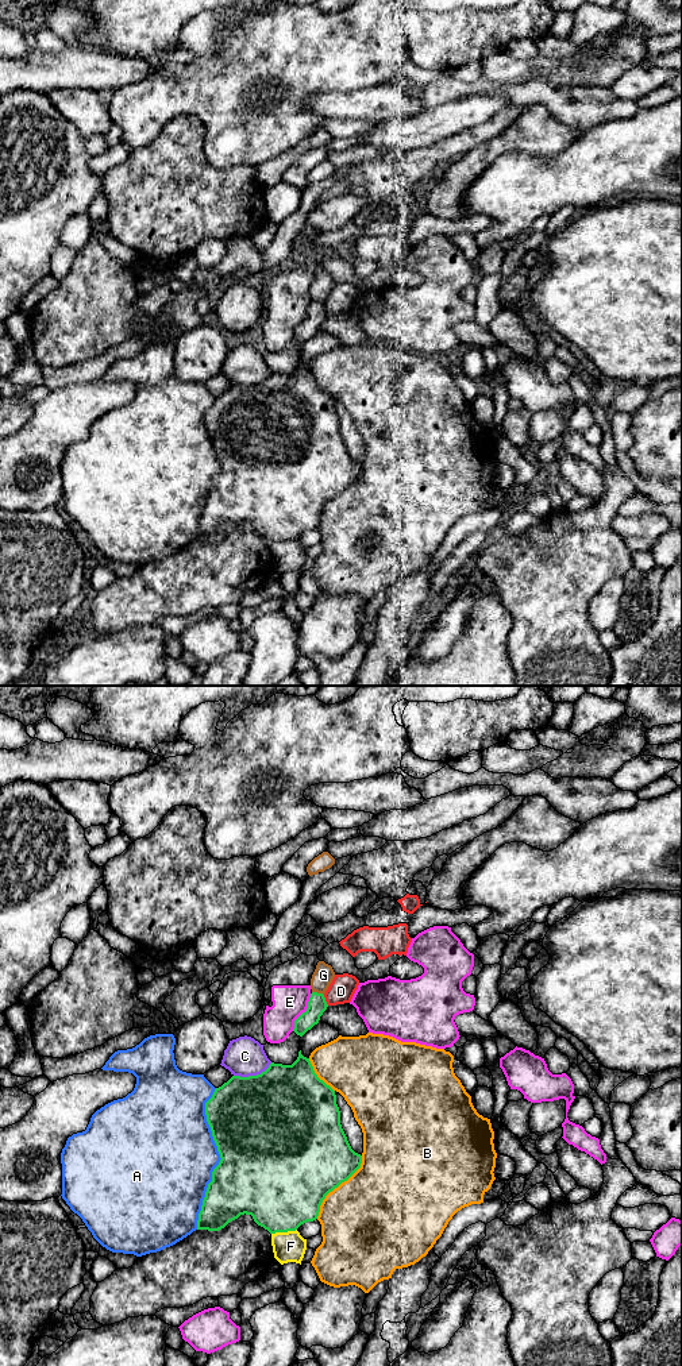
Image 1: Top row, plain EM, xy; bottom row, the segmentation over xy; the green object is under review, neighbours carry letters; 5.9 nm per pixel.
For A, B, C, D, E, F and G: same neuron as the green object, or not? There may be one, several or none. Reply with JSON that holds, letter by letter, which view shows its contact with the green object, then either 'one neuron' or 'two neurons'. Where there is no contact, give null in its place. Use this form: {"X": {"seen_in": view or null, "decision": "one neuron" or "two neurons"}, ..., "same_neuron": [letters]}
{"A": {"seen_in": "xy", "decision": "two neurons"}, "B": {"seen_in": "xy", "decision": "two neurons"}, "C": {"seen_in": "xy", "decision": "two neurons"}, "D": {"seen_in": "xy", "decision": "two neurons"}, "E": {"seen_in": "xy", "decision": "two neurons"}, "F": {"seen_in": "xy", "decision": "two neurons"}, "G": {"seen_in": "xy", "decision": "two neurons"}, "same_neuron": []}

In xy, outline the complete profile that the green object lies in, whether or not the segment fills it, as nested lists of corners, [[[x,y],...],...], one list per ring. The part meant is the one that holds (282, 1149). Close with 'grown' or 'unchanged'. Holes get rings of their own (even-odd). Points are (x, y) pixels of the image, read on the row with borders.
[[[301,1050],[292,1065],[271,1062],[261,1074],[232,1076],[205,1103],[205,1115],[221,1159],[212,1172],[197,1230],[219,1231],[246,1213],[270,1234],[296,1231],[301,1224],[317,1219],[325,1196],[347,1181],[362,1164],[362,1155],[351,1149],[342,1128],[335,1091],[317,1077]]]; unchanged

